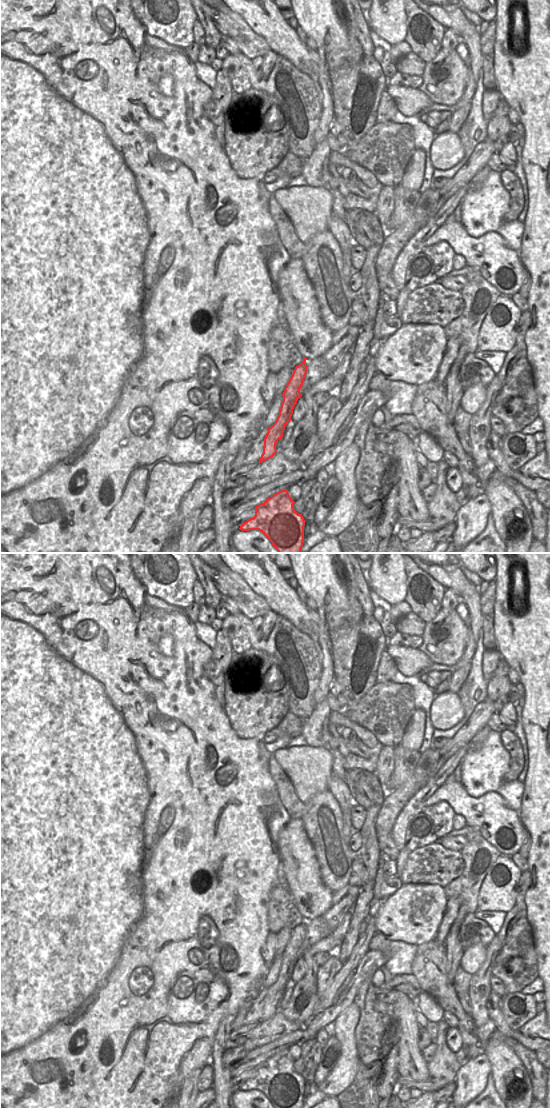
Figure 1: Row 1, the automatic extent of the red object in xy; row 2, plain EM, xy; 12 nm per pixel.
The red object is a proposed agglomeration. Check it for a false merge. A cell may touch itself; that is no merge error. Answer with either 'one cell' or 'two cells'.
one cell

